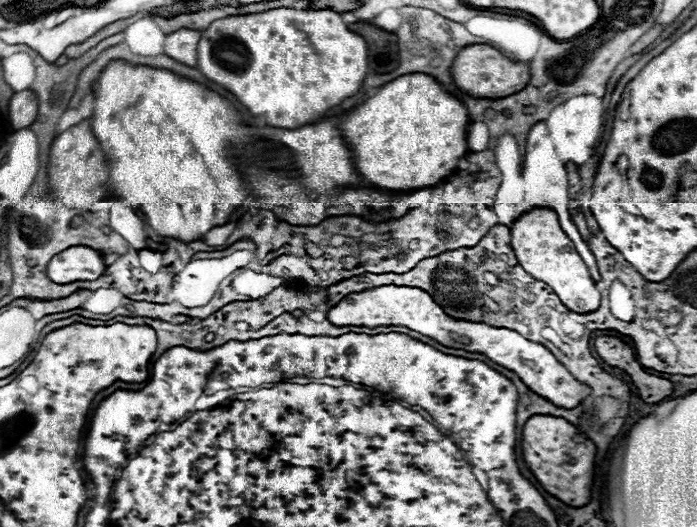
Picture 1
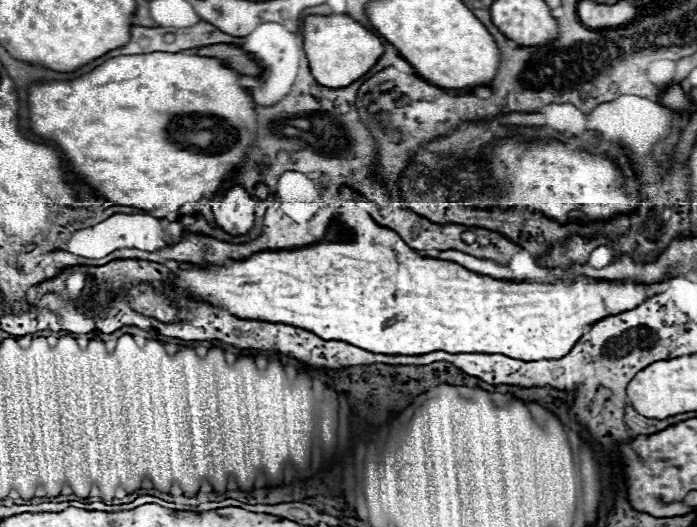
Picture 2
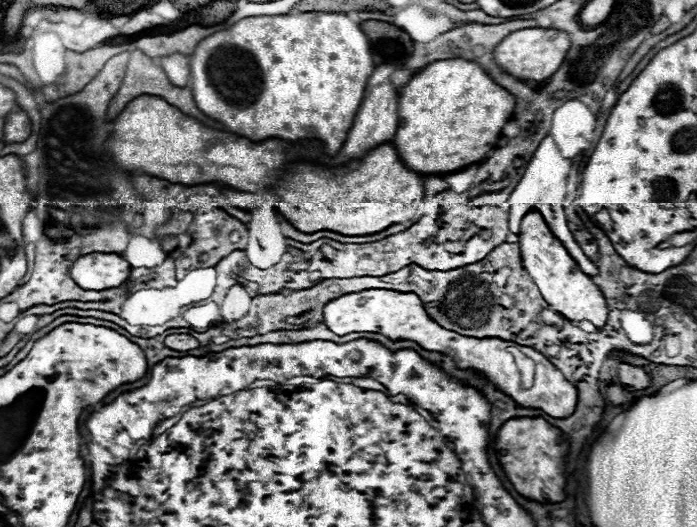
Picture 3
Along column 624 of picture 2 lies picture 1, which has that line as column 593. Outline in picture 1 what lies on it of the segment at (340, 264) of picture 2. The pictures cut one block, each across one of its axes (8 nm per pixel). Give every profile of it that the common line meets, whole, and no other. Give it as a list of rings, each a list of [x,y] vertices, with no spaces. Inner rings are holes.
[[[534,208],[522,214],[512,226],[512,250],[520,266],[536,280],[548,284],[562,304],[574,312],[594,312],[600,306],[600,292],[596,290],[596,282],[590,278],[586,264],[574,250],[574,244],[562,232],[558,216],[554,210]]]

